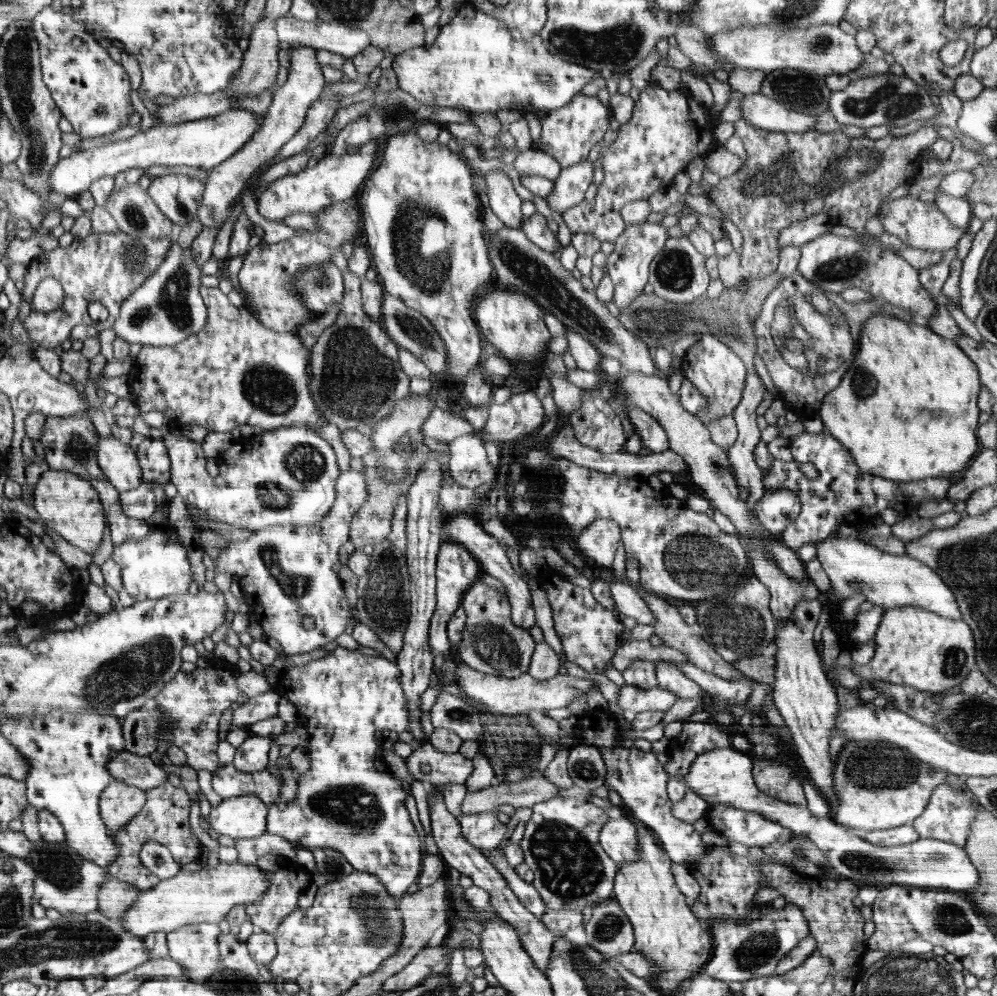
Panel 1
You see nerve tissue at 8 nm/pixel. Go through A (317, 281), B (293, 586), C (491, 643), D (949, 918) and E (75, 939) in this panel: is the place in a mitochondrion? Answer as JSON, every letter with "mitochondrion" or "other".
{"A":"mitochondrion","B":"mitochondrion","C":"mitochondrion","D":"mitochondrion","E":"mitochondrion"}

